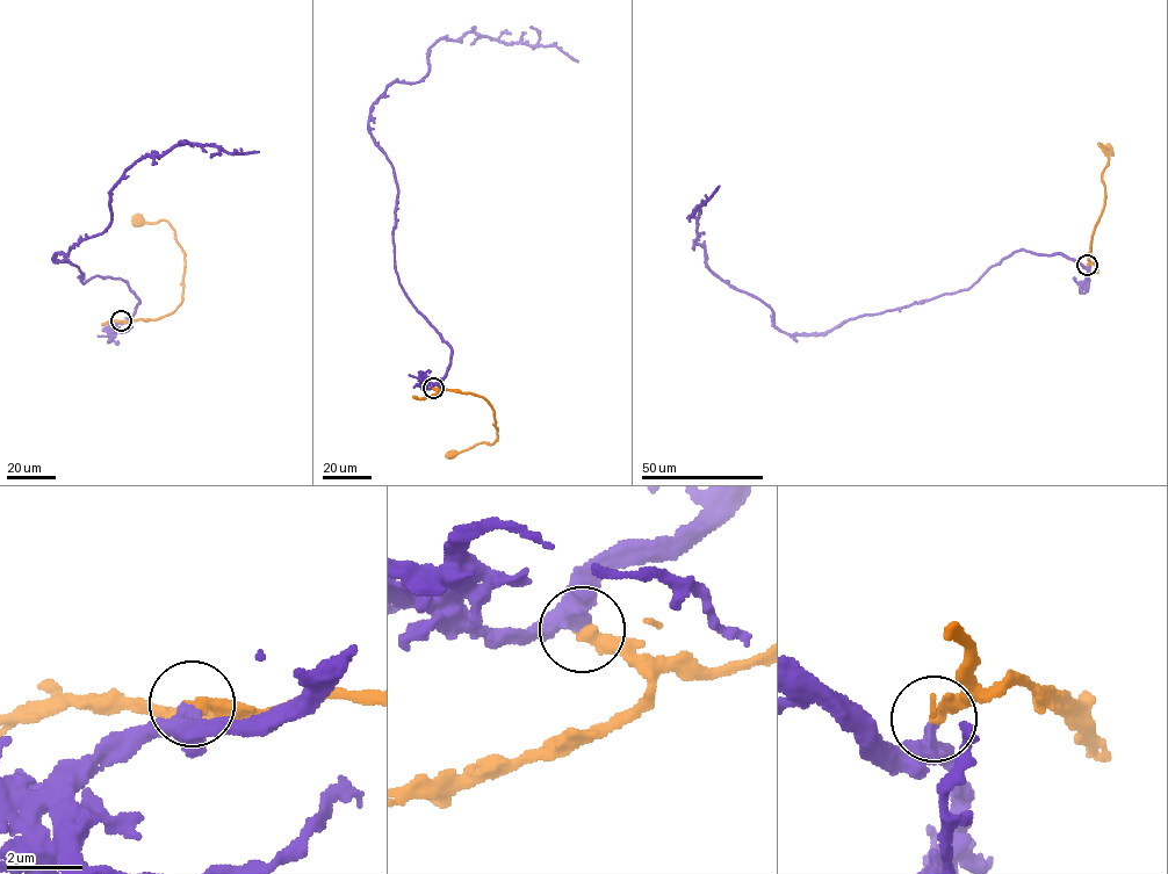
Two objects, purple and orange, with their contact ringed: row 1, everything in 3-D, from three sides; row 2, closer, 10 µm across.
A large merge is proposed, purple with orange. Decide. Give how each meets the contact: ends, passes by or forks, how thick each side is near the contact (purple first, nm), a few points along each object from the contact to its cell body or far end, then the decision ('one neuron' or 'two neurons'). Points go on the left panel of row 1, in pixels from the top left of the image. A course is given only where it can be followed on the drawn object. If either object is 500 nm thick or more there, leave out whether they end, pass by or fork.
purple passes by; orange ends; calibres 340 and 360 nm; course purple (122, 322), (139, 303), (127, 281), (83, 283), (53, 253), (102, 232), (142, 158), (259, 151); course orange (122, 320), (161, 318), (175, 309), (182, 298), (185, 254), (173, 229), (165, 221), (151, 223), (138, 218); one neuron

